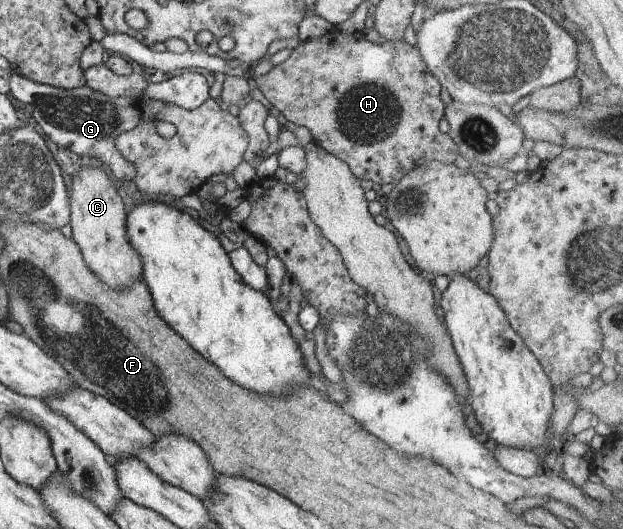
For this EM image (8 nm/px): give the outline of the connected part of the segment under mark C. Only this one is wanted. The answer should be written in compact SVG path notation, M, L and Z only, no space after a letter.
M94 162L83 165L73 177L69 193L73 238L87 266L112 289L125 288L142 277L140 256L127 238L124 203L108 171L100 166L94 167Z

